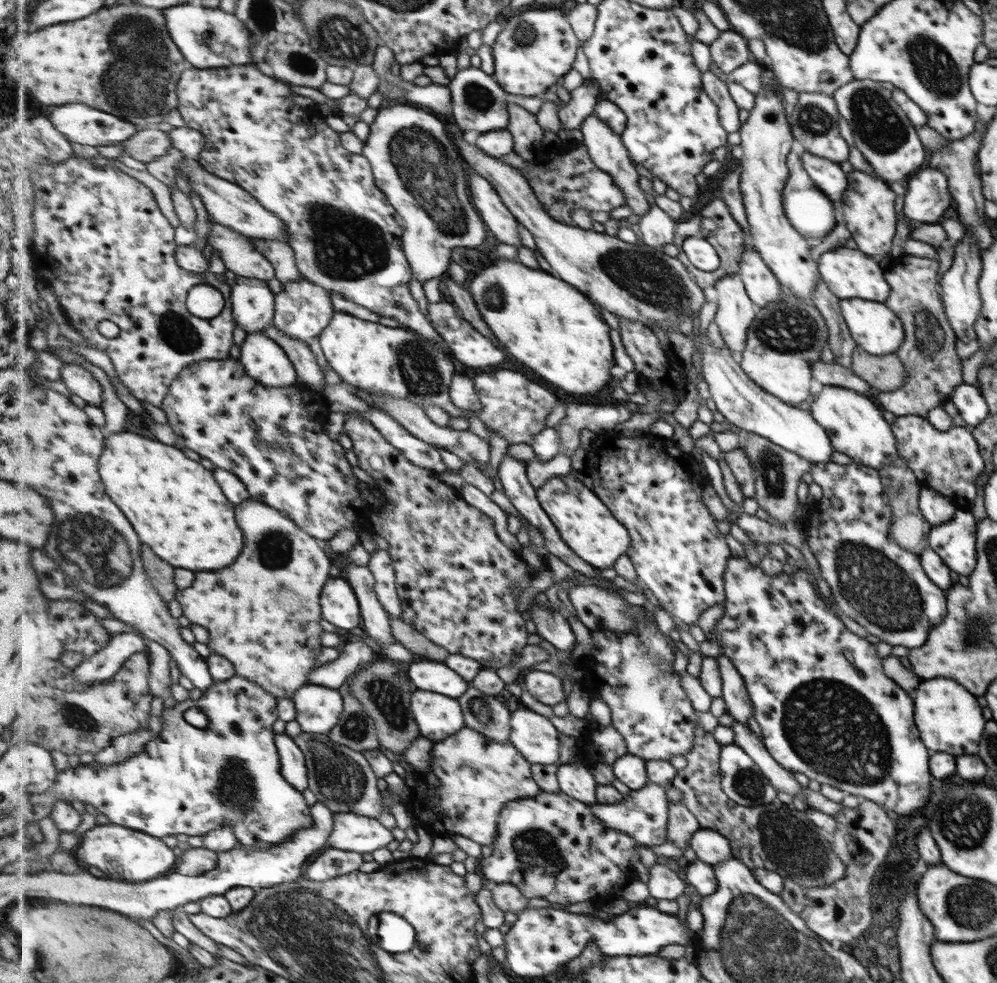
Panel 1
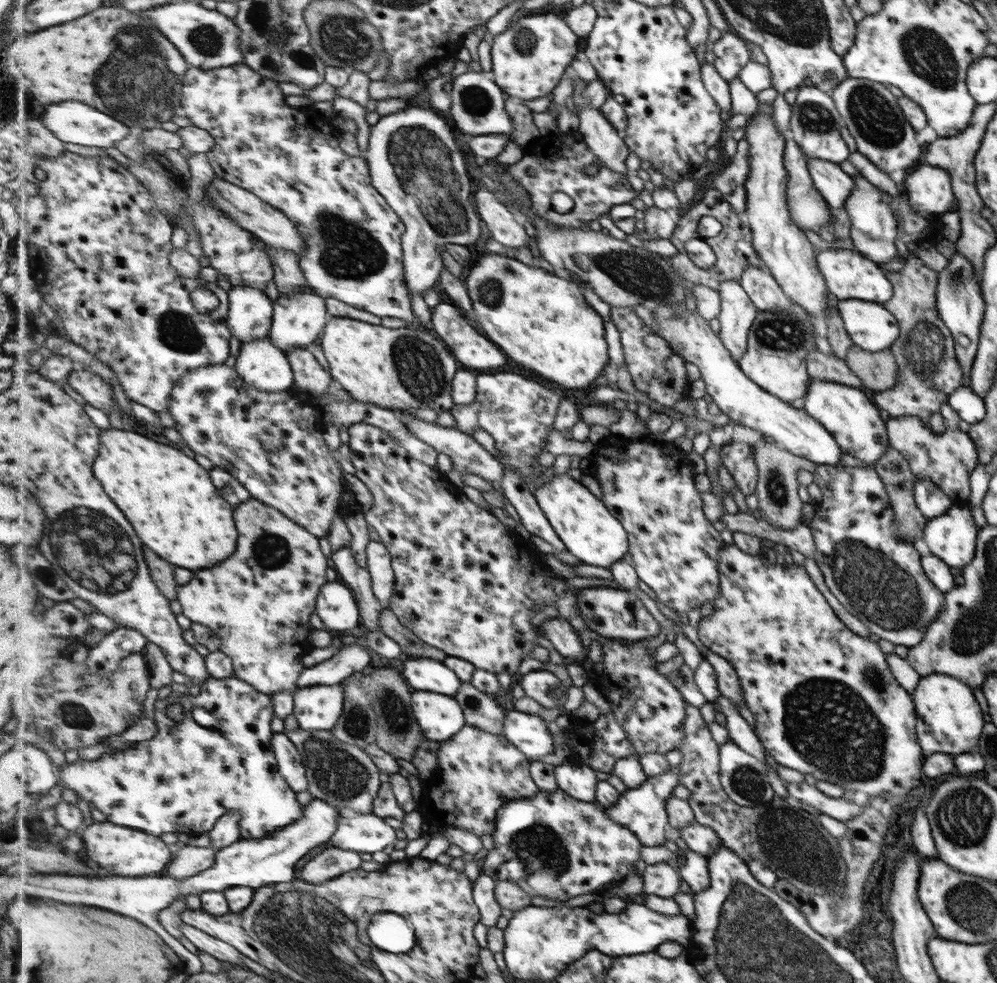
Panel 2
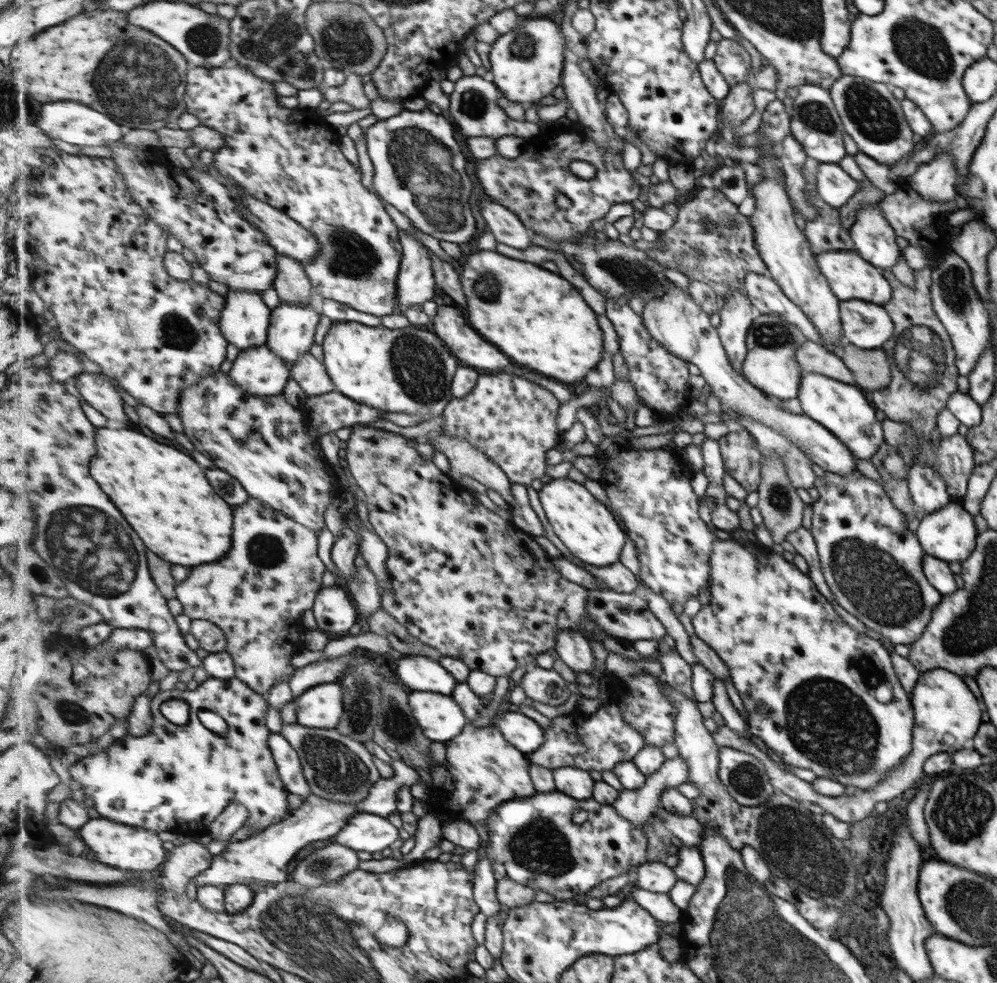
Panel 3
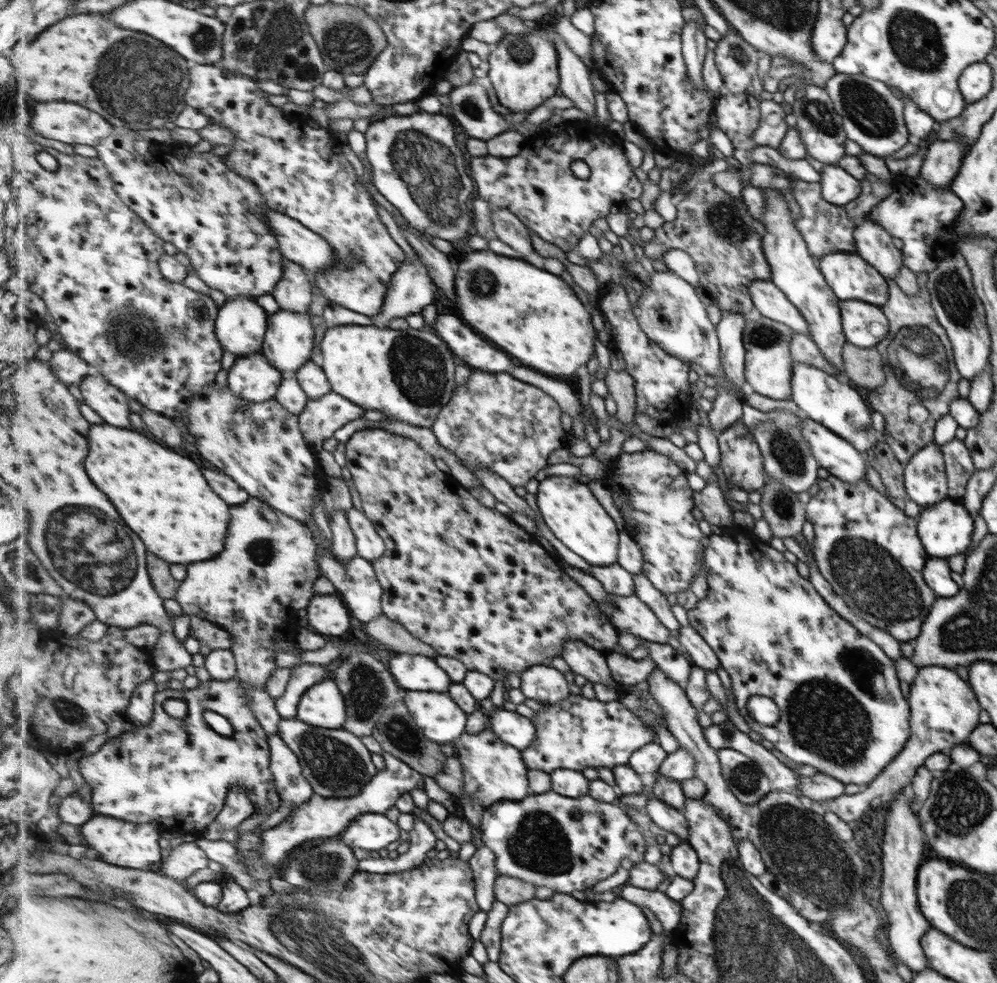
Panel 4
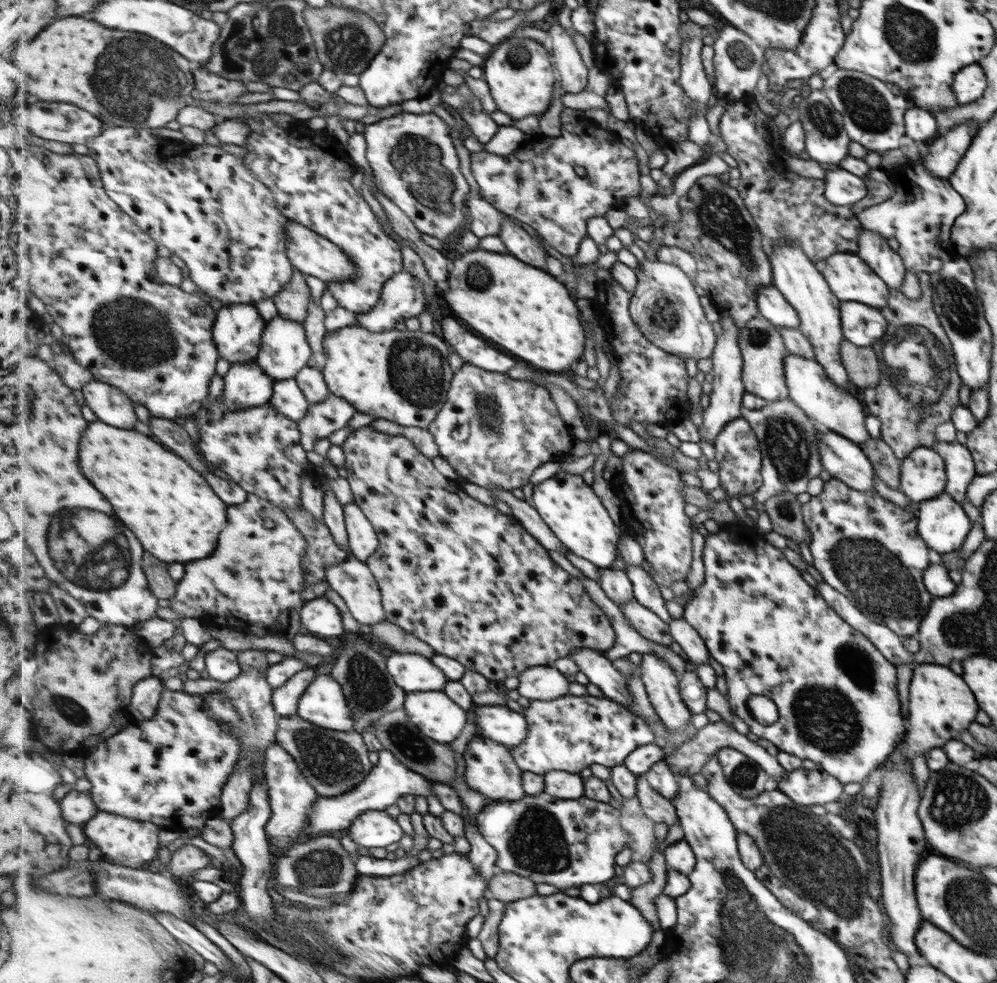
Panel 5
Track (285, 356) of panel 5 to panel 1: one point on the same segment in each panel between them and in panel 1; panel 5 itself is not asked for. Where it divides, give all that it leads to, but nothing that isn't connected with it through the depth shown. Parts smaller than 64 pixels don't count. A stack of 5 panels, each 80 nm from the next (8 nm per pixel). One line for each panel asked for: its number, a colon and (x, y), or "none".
1: (304, 309)
2: (299, 318)
3: (292, 331)
4: (288, 344)

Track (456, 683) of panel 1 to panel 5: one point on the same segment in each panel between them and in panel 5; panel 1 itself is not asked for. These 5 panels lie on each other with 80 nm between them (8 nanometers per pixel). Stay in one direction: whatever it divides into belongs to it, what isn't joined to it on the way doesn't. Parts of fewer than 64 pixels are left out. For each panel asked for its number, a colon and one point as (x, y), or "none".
2: (423, 674)
3: (422, 673)
4: (415, 672)
5: (414, 672)

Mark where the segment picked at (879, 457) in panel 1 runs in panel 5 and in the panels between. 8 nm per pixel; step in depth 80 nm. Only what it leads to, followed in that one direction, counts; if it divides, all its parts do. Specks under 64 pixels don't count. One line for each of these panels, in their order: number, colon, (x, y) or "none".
2: (854, 422)
3: (840, 408)
4: (821, 397)
5: (809, 386)

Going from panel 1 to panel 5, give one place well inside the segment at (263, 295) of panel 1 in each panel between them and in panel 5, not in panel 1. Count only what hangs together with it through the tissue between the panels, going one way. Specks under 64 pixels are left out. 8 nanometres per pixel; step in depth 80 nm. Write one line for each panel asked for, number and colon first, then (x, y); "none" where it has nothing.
2: (251, 313)
3: (245, 320)
4: (242, 324)
5: (239, 329)

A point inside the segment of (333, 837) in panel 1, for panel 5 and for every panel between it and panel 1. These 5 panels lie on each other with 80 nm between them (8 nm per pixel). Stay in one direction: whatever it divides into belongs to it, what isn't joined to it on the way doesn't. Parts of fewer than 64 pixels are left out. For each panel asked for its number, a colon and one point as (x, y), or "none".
2: (361, 833)
3: (367, 832)
4: (373, 831)
5: (374, 829)

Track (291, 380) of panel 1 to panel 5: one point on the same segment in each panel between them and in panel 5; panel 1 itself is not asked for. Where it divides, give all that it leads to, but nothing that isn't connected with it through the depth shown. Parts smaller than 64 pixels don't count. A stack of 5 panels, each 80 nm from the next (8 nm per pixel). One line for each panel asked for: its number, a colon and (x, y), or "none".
2: (260, 362)
3: (259, 370)
4: (254, 377)
5: (246, 385)

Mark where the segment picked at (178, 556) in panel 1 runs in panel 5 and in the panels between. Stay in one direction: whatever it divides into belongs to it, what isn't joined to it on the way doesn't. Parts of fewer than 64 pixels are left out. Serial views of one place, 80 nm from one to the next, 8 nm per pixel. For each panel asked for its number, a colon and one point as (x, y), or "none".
2: (177, 510)
3: (192, 526)
4: (164, 497)
5: (176, 514)

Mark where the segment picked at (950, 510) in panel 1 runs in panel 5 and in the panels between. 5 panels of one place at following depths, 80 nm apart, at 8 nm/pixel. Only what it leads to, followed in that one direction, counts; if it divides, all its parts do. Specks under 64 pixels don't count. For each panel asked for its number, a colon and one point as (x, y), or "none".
2: (931, 501)
3: (927, 490)
4: (924, 480)
5: (921, 475)

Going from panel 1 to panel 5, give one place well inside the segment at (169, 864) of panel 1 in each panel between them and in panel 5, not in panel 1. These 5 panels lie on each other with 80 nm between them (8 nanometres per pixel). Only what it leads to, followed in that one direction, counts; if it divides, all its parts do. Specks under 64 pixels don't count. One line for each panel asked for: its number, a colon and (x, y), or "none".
2: (130, 852)
3: (129, 848)
4: (127, 844)
5: (127, 841)

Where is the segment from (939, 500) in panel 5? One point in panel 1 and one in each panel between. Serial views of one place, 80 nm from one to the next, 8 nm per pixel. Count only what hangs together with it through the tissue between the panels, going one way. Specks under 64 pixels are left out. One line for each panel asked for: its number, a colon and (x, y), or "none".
1: (954, 541)
2: (951, 537)
3: (948, 534)
4: (944, 528)

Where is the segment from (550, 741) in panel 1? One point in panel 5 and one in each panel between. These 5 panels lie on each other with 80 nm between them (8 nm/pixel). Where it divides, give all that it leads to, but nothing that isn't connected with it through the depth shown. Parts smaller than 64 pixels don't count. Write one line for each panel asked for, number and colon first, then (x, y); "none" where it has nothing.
2: (530, 733)
3: (523, 732)
4: (519, 731)
5: (510, 728)

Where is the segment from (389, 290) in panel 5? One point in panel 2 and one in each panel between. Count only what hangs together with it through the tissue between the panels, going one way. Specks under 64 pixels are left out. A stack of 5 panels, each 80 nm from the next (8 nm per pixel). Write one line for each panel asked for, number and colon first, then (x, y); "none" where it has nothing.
2: (408, 153)
3: (417, 283)
4: (411, 290)

